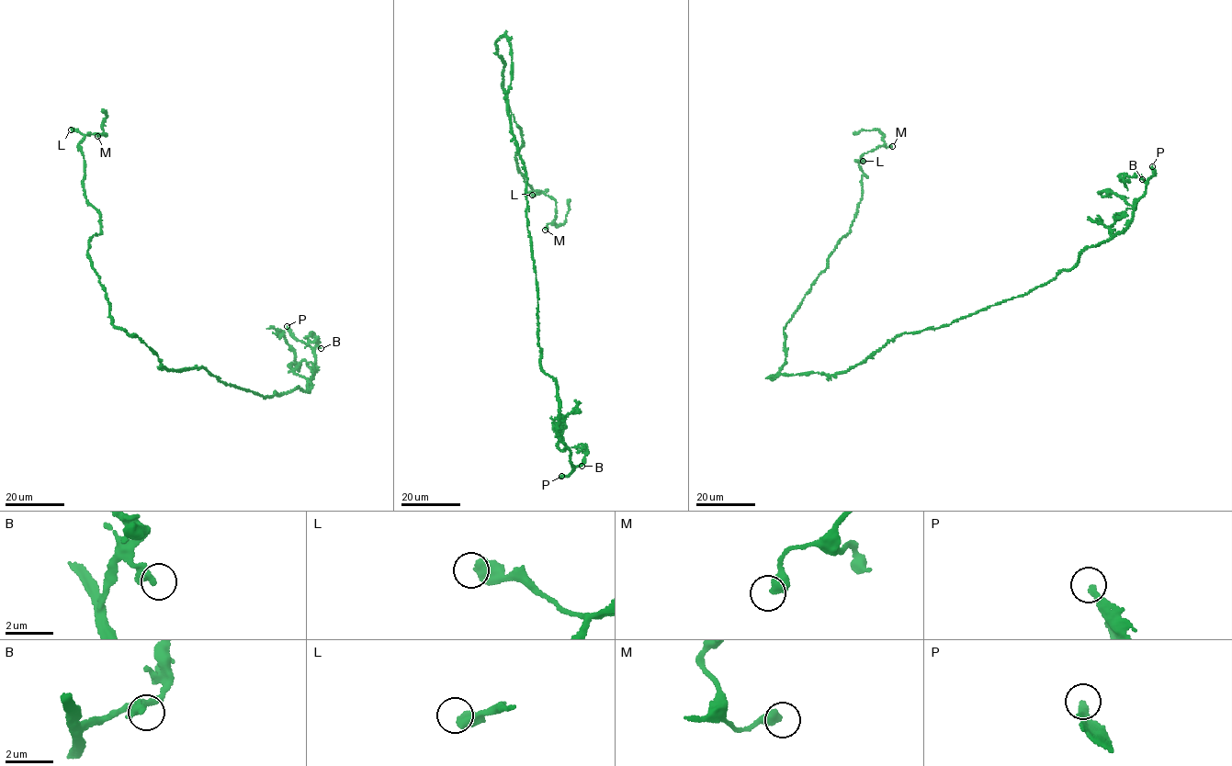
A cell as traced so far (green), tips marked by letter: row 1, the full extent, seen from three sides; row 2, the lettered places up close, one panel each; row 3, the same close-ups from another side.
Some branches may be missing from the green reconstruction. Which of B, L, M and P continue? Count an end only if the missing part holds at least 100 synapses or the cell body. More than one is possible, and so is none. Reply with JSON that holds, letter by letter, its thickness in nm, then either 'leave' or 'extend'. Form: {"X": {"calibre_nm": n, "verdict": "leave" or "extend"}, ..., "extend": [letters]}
{"B": {"calibre_nm": 320, "verdict": "leave"}, "L": {"calibre_nm": 550, "verdict": "leave"}, "M": {"calibre_nm": 460, "verdict": "leave"}, "P": {"calibre_nm": 280, "verdict": "extend"}, "extend": ["P"]}

